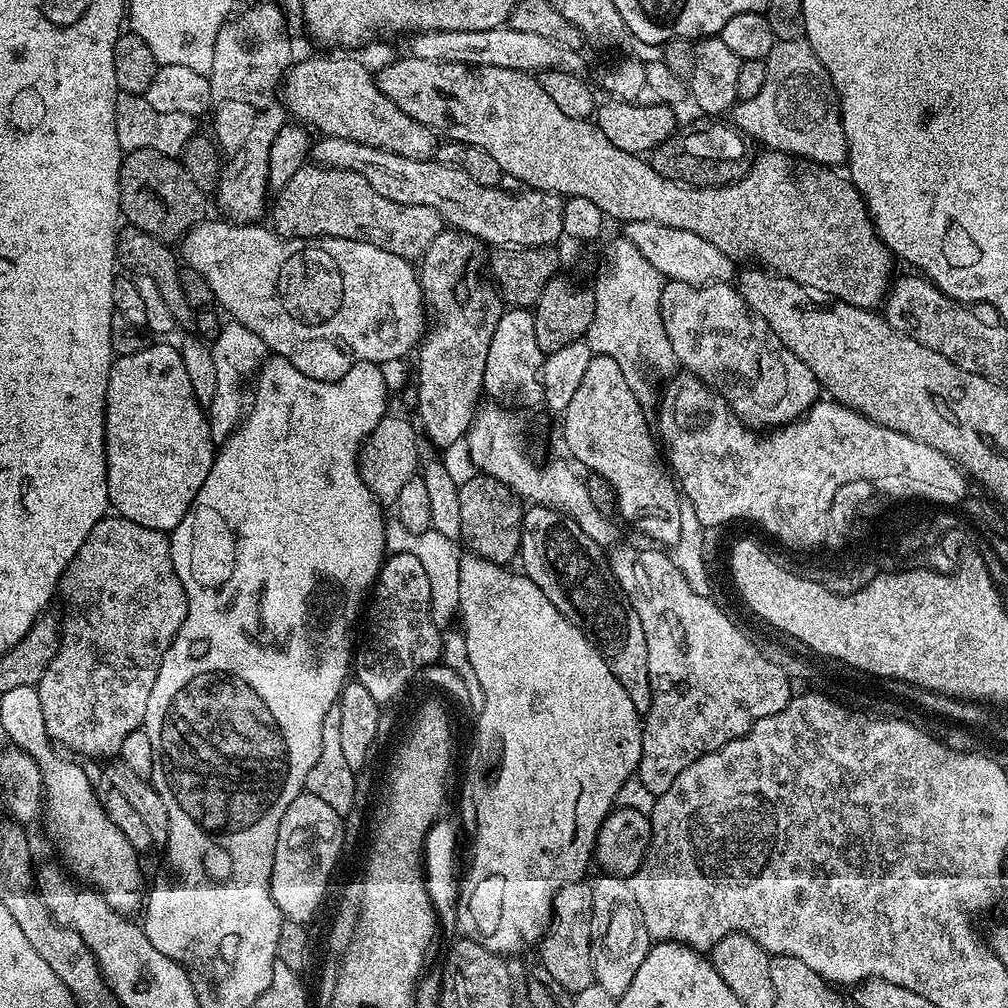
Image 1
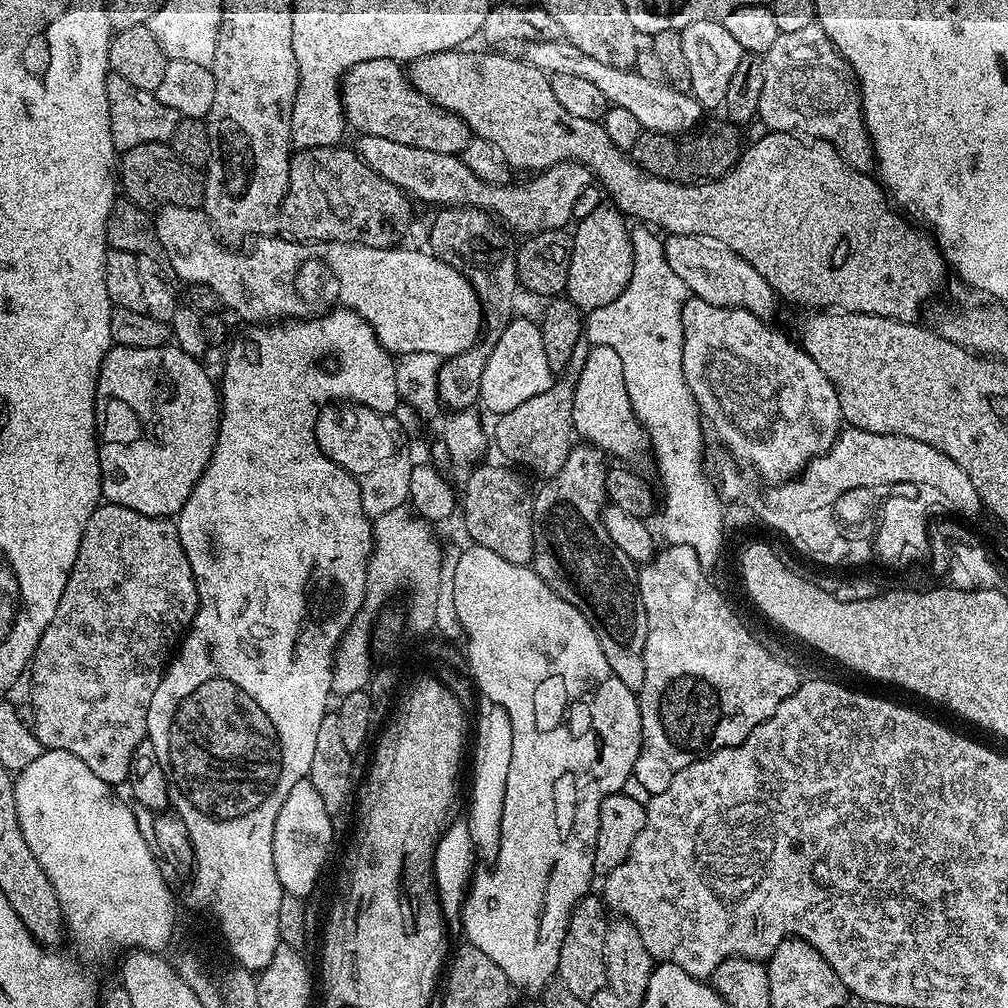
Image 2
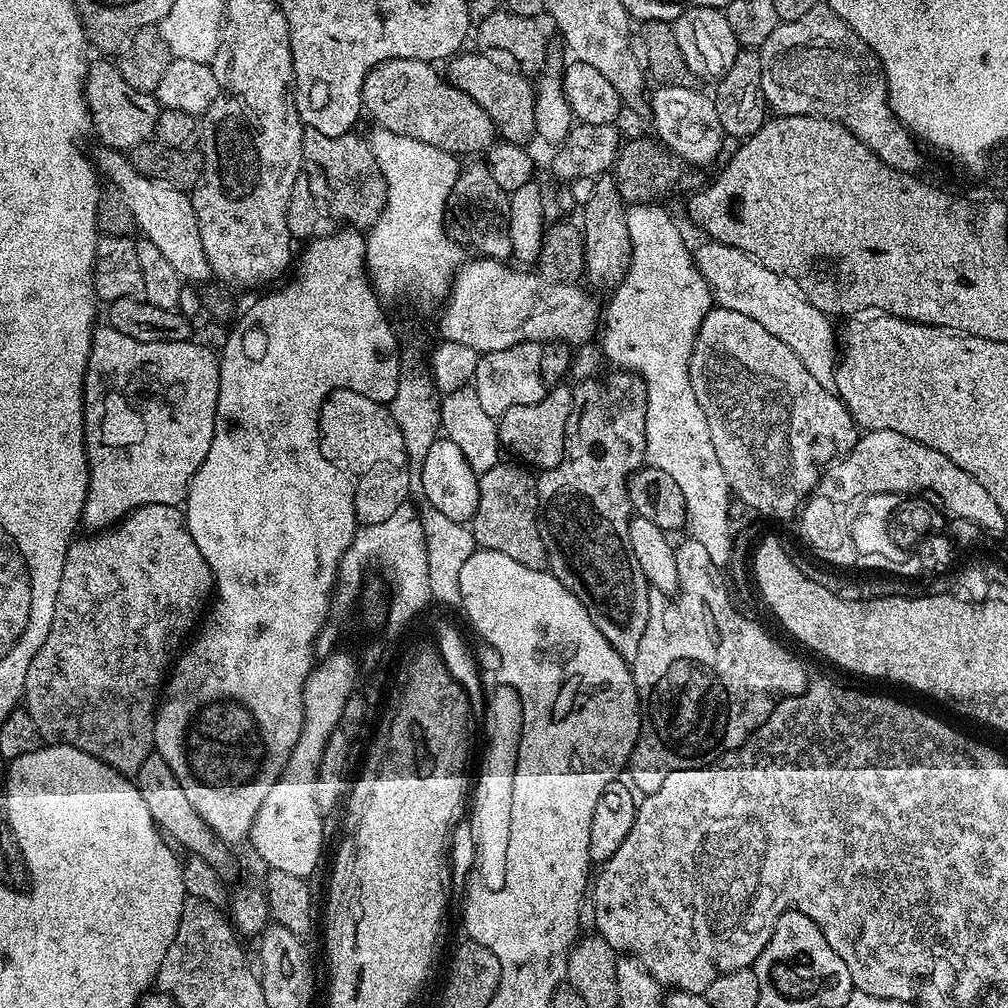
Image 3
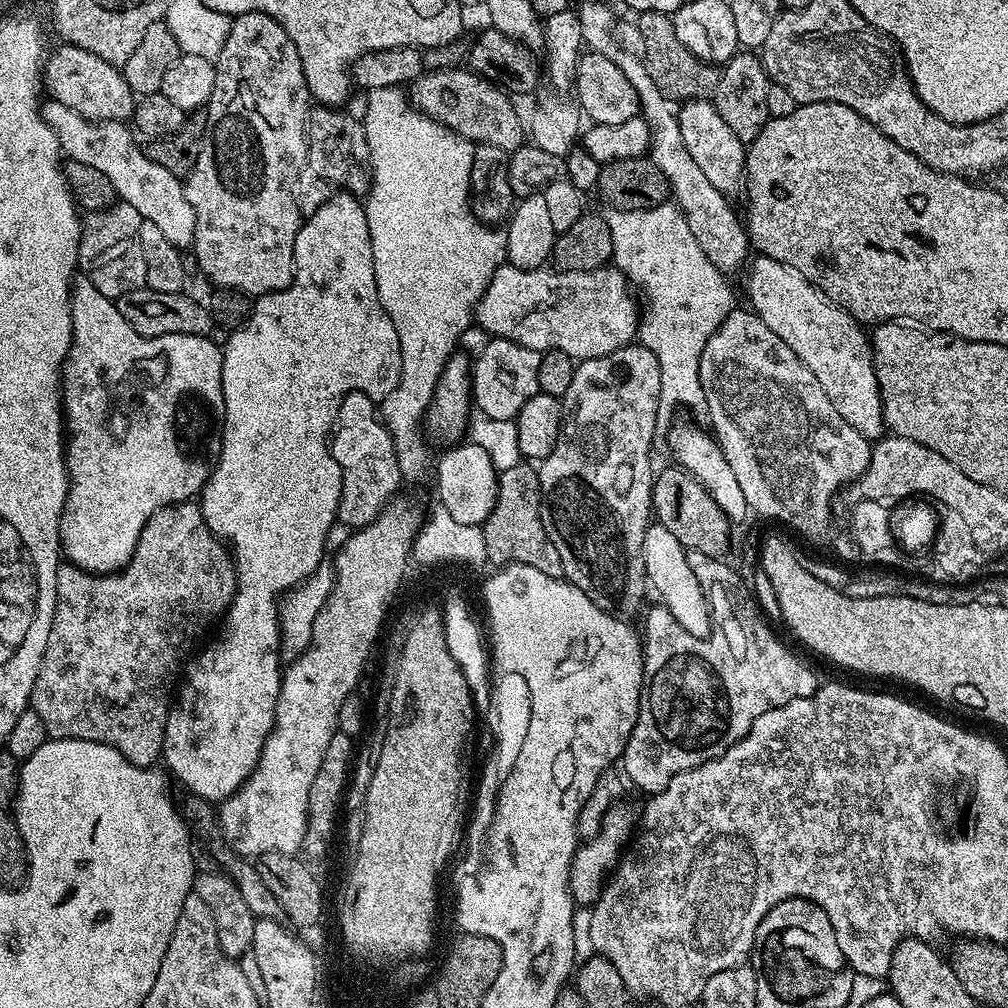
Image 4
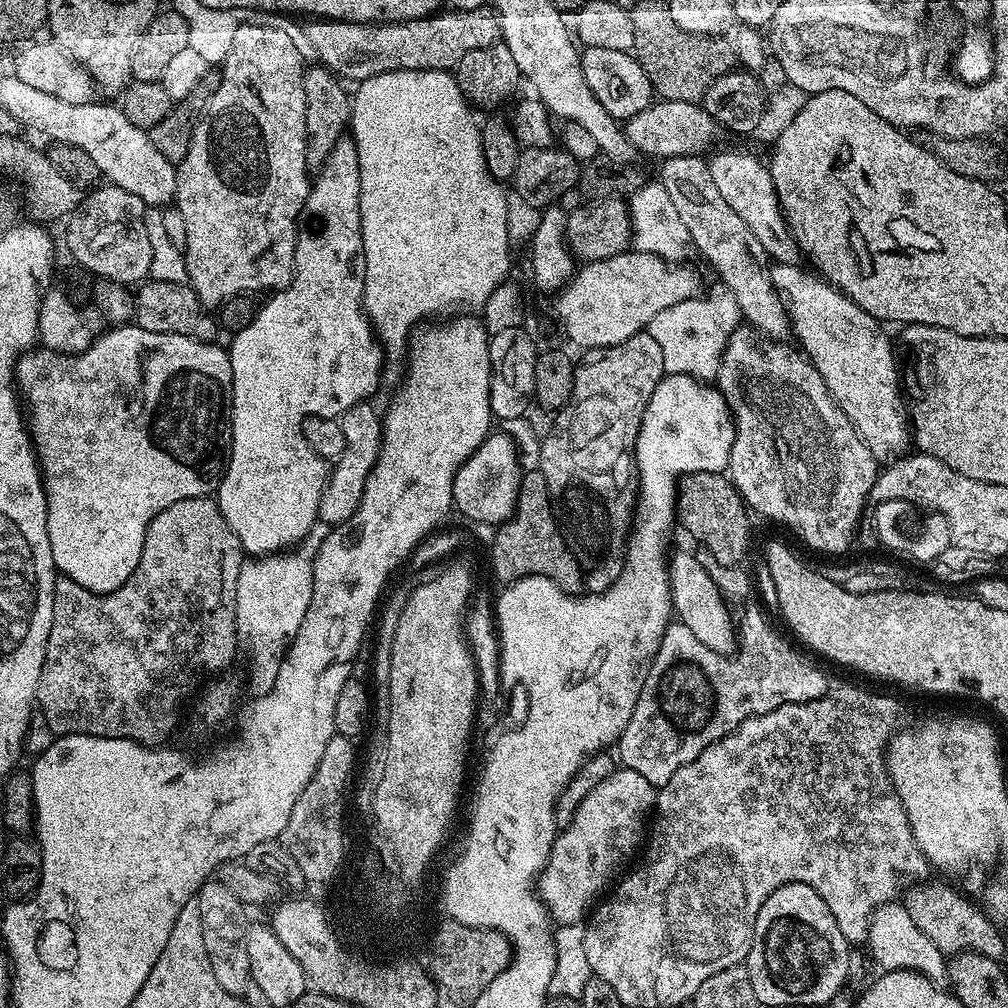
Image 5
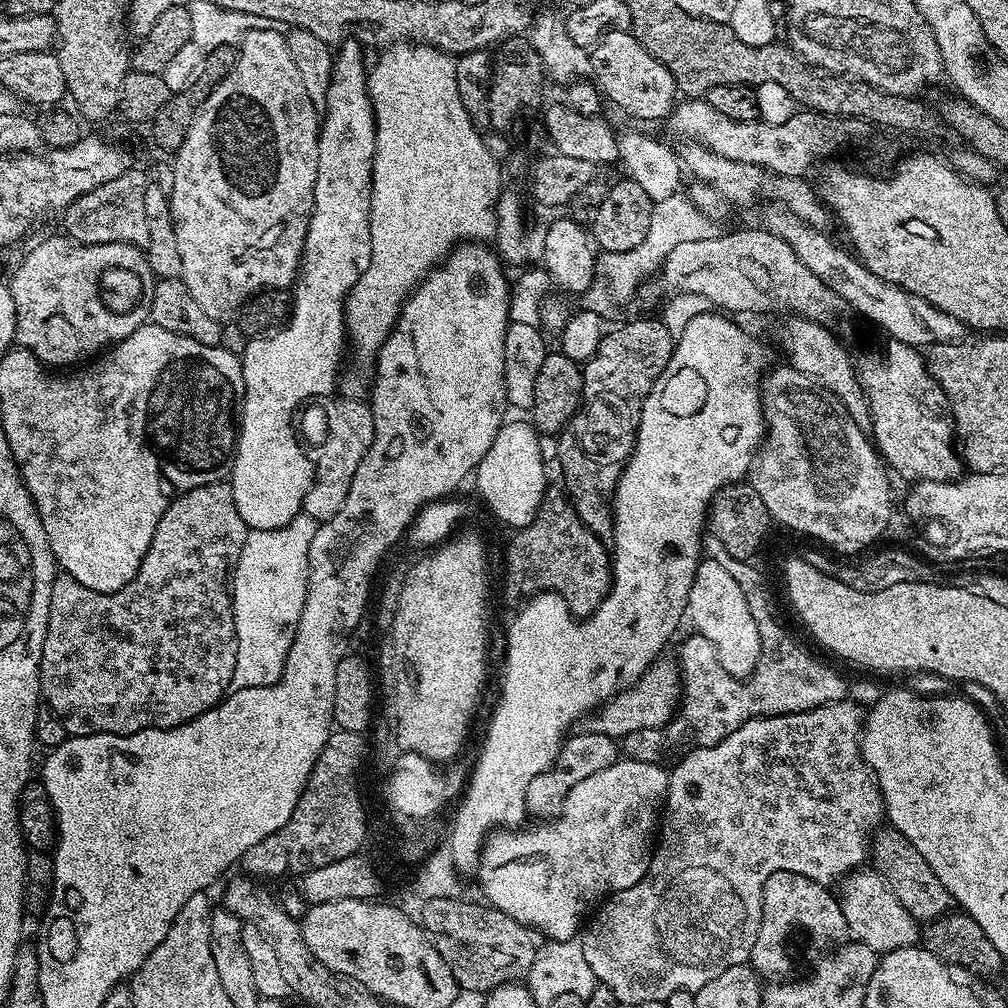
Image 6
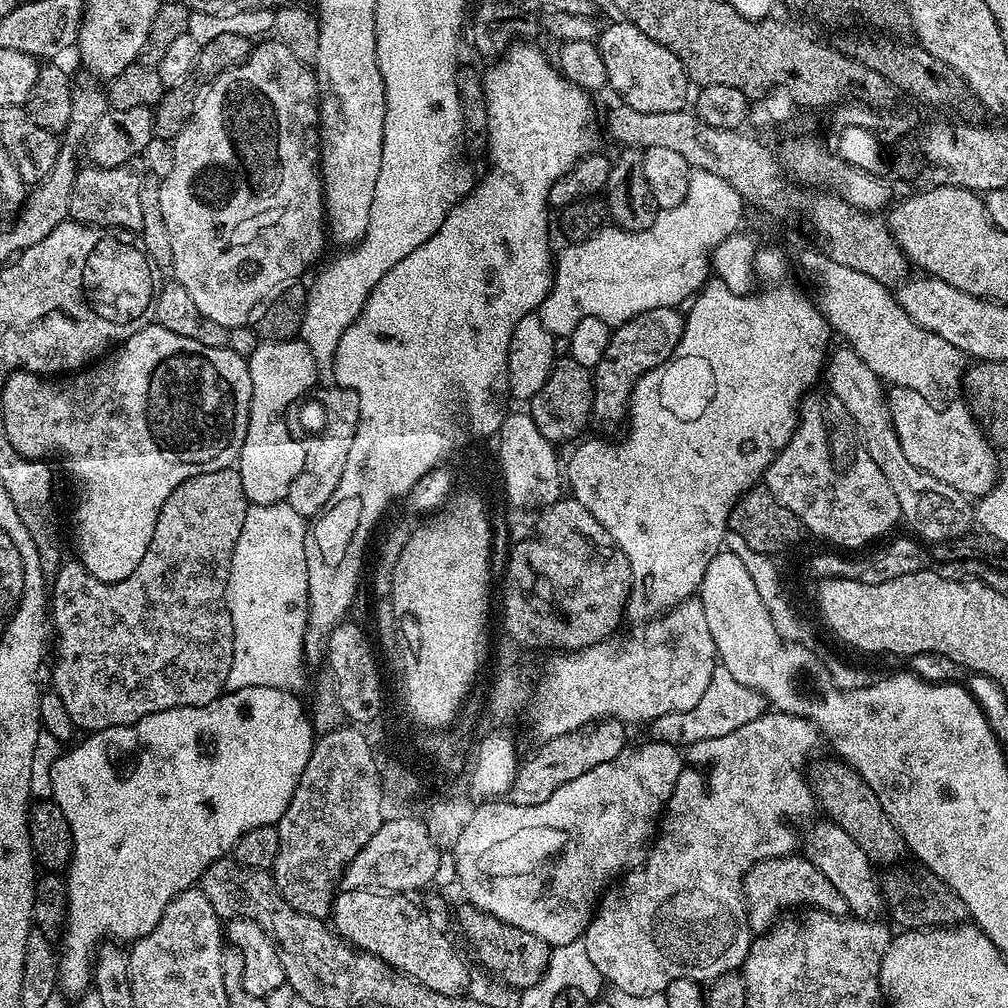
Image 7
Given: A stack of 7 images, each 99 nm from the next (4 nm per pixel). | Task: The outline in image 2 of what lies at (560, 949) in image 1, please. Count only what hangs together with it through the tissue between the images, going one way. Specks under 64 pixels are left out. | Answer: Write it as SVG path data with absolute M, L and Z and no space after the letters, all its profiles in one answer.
M589 894L583 896L574 906L566 930L566 938L562 938L562 950L558 954L556 976L573 994L578 994L578 998L583 1000L591 1000L594 994L598 994L598 990L608 987L608 979L606 978L606 930L609 923L610 912L603 899L599 895Z

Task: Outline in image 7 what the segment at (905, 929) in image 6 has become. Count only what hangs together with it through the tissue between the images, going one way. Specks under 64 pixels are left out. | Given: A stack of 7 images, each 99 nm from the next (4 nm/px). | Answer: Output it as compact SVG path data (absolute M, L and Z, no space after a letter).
M821 819L821 824L812 822L807 825L808 833L802 836L802 855L809 860L826 878L830 878L831 884L836 887L838 894L846 902L848 912L857 918L876 918L882 912L882 884L875 876L874 865L867 854L842 830L842 826L832 823L831 820Z

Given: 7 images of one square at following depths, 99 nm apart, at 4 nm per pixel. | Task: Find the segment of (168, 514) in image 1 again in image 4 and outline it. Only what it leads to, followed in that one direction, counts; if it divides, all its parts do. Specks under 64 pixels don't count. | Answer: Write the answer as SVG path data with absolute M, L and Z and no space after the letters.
M80 274L72 282L72 349L64 360L62 373L62 407L66 417L66 459L68 462L68 497L64 503L64 513L60 519L60 546L67 563L77 564L82 570L107 574L118 572L130 562L138 546L138 538L158 510L171 504L183 504L199 497L204 485L220 461L220 451L224 441L224 395L222 394L222 362L224 353L221 345L208 336L194 334L166 334L165 336L143 336L122 318L113 297L103 296Z

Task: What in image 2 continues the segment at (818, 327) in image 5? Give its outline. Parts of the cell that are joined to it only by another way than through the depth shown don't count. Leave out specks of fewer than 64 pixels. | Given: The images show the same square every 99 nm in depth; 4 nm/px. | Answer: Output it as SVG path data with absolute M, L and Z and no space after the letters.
M694 234L669 235L664 240L666 262L682 282L686 282L689 293L695 299L705 300L719 308L745 308L761 318L772 318L776 312L776 291L734 250L717 244L714 238Z

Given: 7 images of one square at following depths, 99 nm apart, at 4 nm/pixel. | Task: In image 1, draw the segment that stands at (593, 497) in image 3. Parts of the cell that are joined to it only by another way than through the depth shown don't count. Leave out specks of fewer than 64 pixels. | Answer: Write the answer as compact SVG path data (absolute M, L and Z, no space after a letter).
M532 506L523 513L523 532L518 564L521 564L519 567L523 575L529 576L534 586L538 586L538 590L542 590L542 594L546 594L550 602L554 602L558 611L571 624L582 629L589 640L596 645L606 666L610 666L610 674L614 674L614 678L622 682L622 690L626 690L630 702L634 702L634 710L647 714L652 701L652 691L646 654L646 634L642 634L642 622L638 622L638 614L634 606L628 601L623 590L614 583L610 560L605 549L587 537L576 523L570 522L563 512L550 507Z

